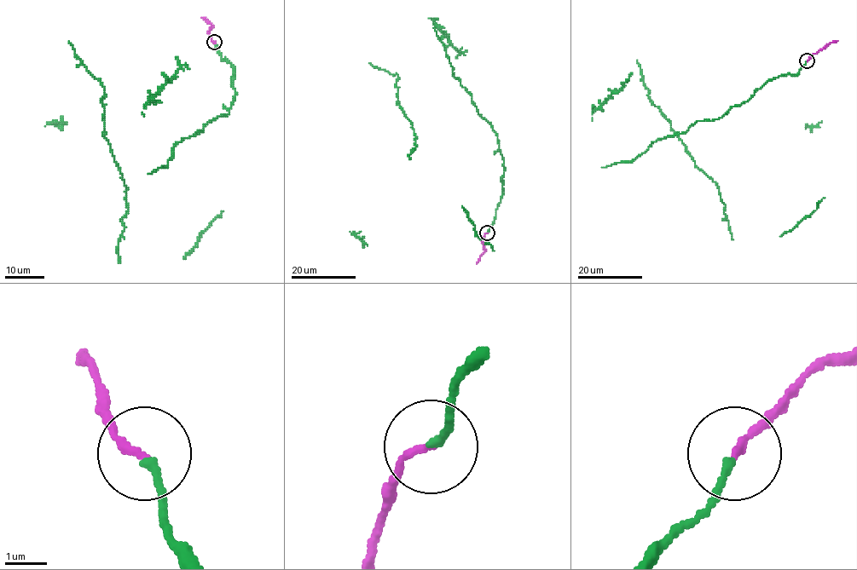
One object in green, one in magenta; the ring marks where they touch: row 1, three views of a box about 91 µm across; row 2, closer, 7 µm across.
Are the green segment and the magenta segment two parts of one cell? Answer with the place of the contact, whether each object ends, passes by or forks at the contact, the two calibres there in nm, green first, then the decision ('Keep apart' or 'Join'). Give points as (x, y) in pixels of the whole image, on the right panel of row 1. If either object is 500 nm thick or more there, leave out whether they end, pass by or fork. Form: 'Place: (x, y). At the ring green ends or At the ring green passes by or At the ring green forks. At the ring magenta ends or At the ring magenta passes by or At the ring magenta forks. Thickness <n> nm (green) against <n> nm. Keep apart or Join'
Place: (807, 60). At the ring green ends. At the ring magenta ends. Thickness 190 nm (green) against 170 nm. Join

